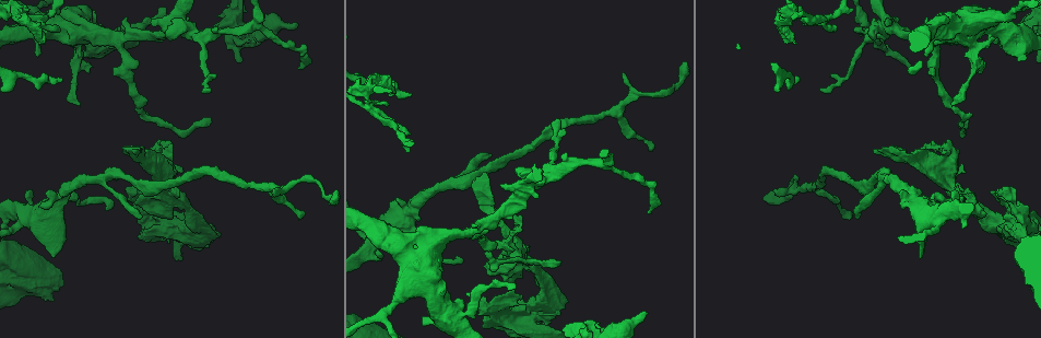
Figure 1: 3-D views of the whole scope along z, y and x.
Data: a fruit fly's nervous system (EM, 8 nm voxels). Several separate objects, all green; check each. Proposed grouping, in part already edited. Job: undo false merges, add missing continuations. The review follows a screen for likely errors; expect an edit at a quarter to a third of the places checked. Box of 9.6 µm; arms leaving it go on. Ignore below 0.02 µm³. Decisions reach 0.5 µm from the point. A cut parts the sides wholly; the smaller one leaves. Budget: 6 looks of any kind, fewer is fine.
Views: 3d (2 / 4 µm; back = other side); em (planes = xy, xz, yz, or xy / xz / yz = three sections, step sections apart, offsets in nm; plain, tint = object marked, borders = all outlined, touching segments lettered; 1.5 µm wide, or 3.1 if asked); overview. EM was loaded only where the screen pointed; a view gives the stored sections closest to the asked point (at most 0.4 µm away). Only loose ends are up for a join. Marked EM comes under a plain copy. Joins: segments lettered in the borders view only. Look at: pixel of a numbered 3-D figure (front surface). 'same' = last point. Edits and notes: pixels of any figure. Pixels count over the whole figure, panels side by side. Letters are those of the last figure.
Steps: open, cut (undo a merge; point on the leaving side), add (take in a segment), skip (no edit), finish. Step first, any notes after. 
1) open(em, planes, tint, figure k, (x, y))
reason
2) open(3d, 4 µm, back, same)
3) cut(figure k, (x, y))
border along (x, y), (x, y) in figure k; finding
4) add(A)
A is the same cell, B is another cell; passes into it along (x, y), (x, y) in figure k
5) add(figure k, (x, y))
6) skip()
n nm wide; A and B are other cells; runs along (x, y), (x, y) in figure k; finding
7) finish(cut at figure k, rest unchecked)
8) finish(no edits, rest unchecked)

open(3d, 2 µm, figure 1, (423, 322))
stops while still wide

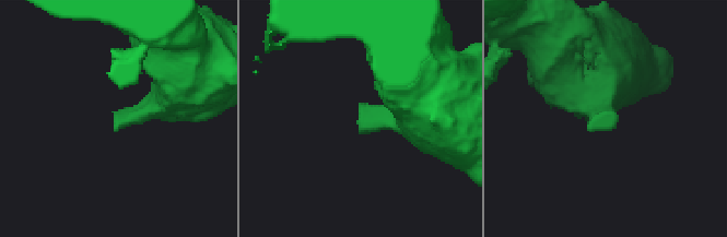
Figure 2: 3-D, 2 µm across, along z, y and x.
open(em, planes, borders, figure 2, (115, 127))
now the EM

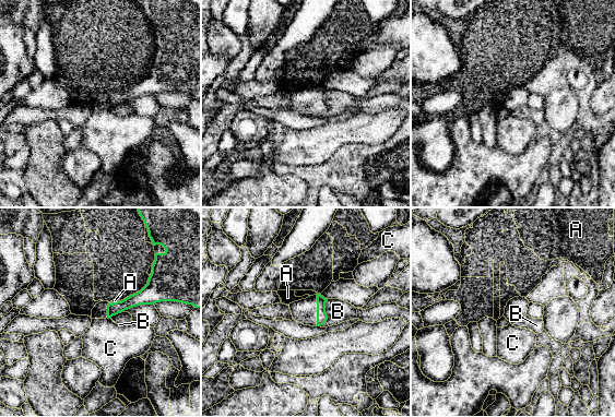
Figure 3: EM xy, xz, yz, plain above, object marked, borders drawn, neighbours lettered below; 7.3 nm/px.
skip()
B touches over 200 nm; A, B and C are other cells; runs along (167, 287), (119, 306), (109, 313) in figure 3; none of them fits

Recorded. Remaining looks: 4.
open(3d, 2 µm, figure 1, (875, 151))
branch stops here

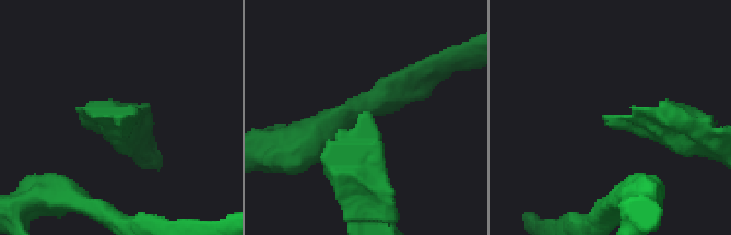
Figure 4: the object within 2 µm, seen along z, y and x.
open(em, planes, borders, figure 4, (123, 115))
shape alone is not enough

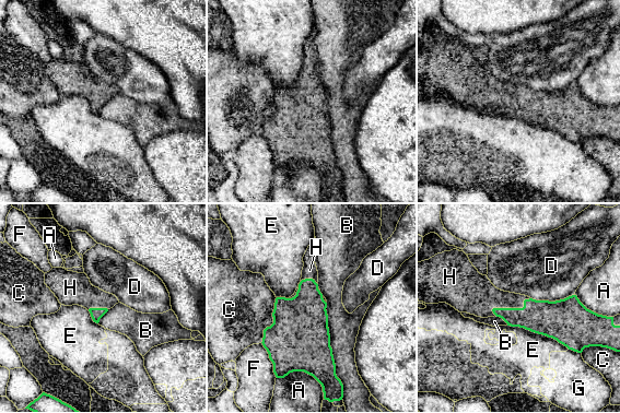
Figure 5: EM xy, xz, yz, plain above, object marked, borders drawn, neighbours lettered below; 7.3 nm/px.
add(H)
260 nm wide; H is the same cell, A, B, C, D, E, F and G are other cells; passes into it along (542, 317), (512, 308), (480, 296) in figure 5; the neuron continues

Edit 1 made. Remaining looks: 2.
open(overview)

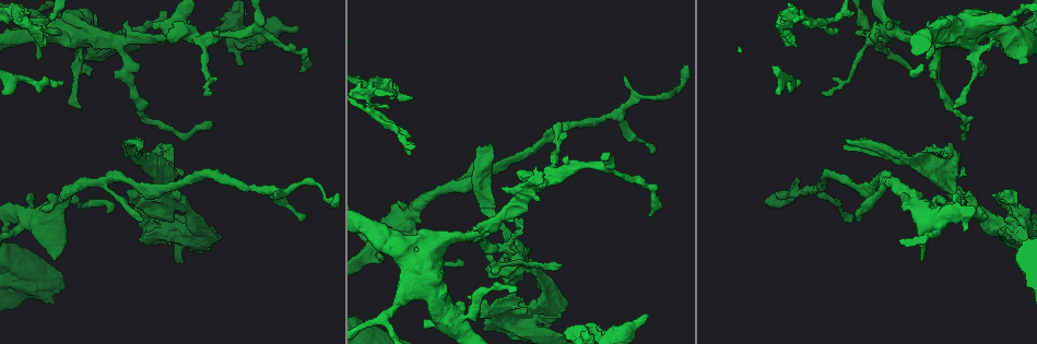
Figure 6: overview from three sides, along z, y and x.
open(em, planes, borders, figure 6, (603, 167))

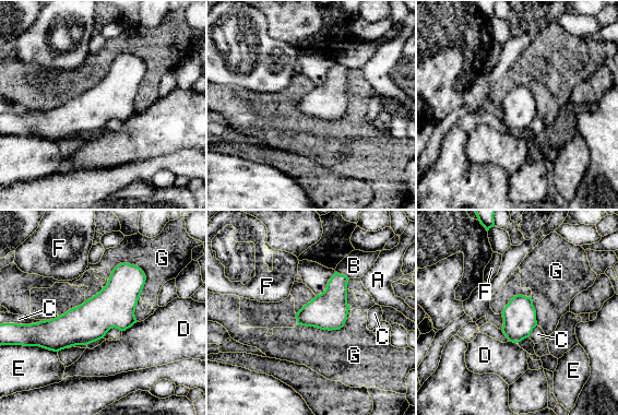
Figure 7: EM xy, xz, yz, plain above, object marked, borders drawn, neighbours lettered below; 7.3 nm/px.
skip()
240 nm wide; A, B, C, D, E, F and G are other cells; border along (146, 276), (119, 263), (103, 287) in figure 7; one neuron here

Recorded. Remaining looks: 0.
finish(add at figure 5, rest unchecked)

